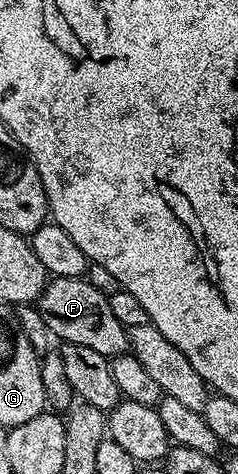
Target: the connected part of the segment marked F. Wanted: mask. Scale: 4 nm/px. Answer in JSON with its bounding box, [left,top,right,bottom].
[39,276,129,357]

